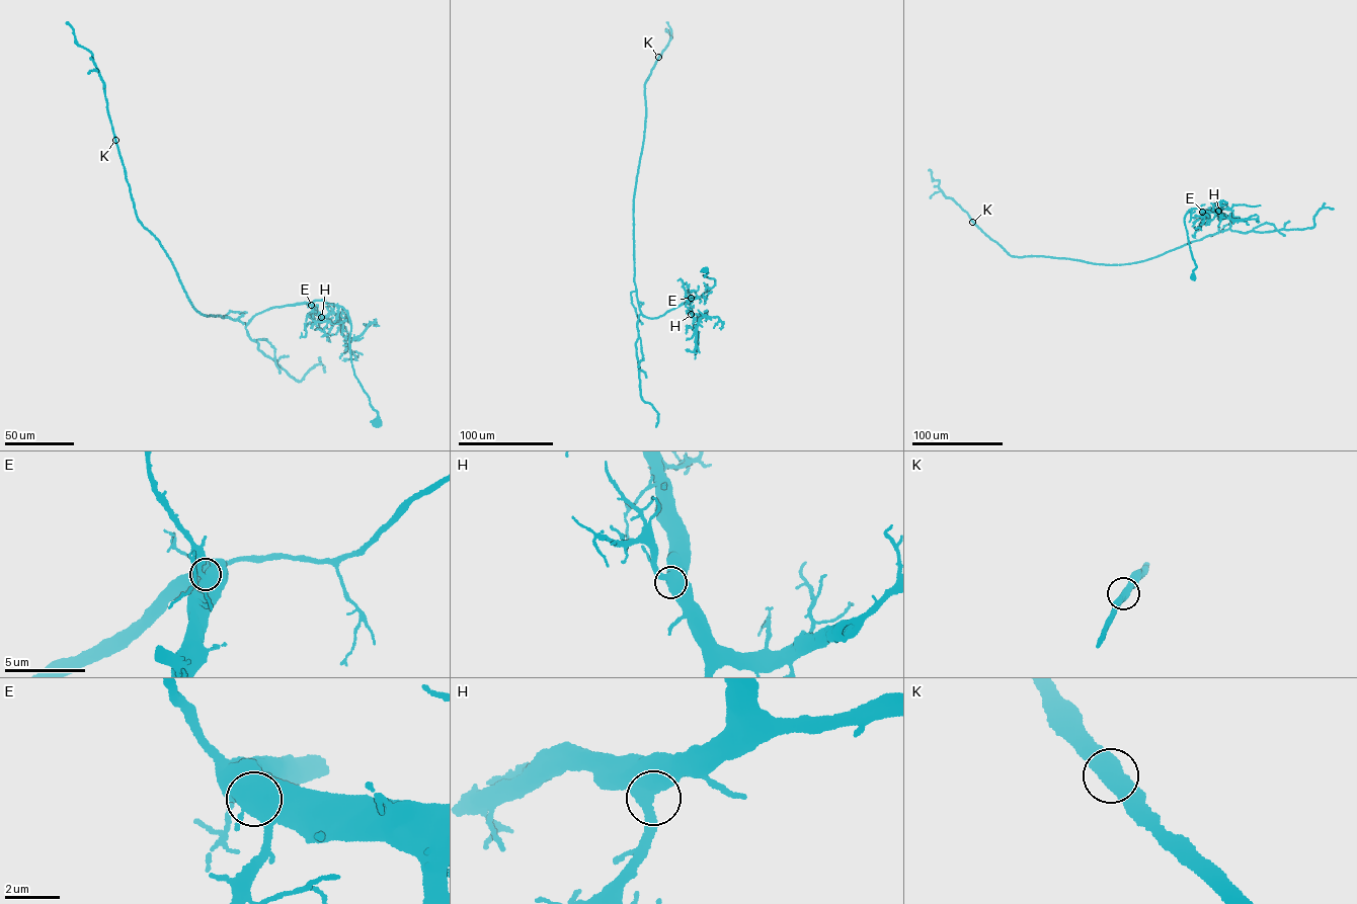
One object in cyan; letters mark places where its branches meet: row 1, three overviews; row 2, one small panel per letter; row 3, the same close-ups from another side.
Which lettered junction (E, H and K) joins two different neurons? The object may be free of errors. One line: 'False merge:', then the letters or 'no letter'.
False merge: no letter

